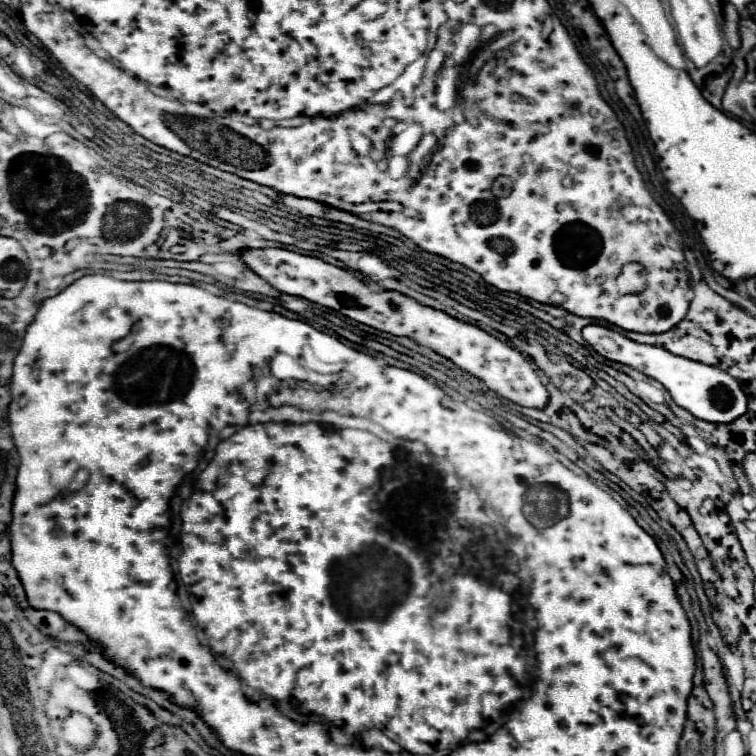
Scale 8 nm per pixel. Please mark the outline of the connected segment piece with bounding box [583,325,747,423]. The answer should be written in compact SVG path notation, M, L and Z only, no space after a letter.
M587 325L583 329L583 339L605 359L625 363L637 371L641 371L647 377L657 379L673 397L673 401L693 413L697 419L709 421L709 423L733 423L741 415L747 413L747 395L741 389L739 381L735 381L729 373L721 371L719 367L709 367L679 355L673 355L661 347L635 343L627 337L623 337L617 331L611 331L601 325Z

